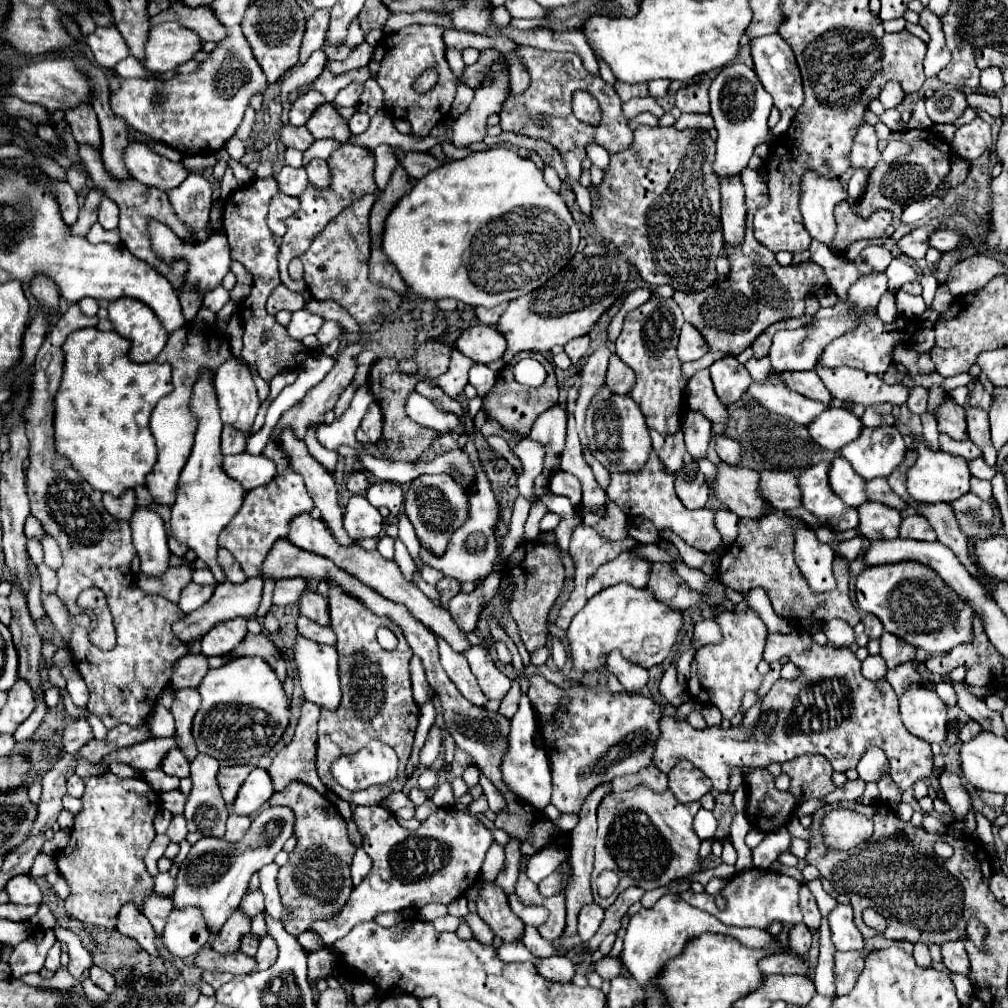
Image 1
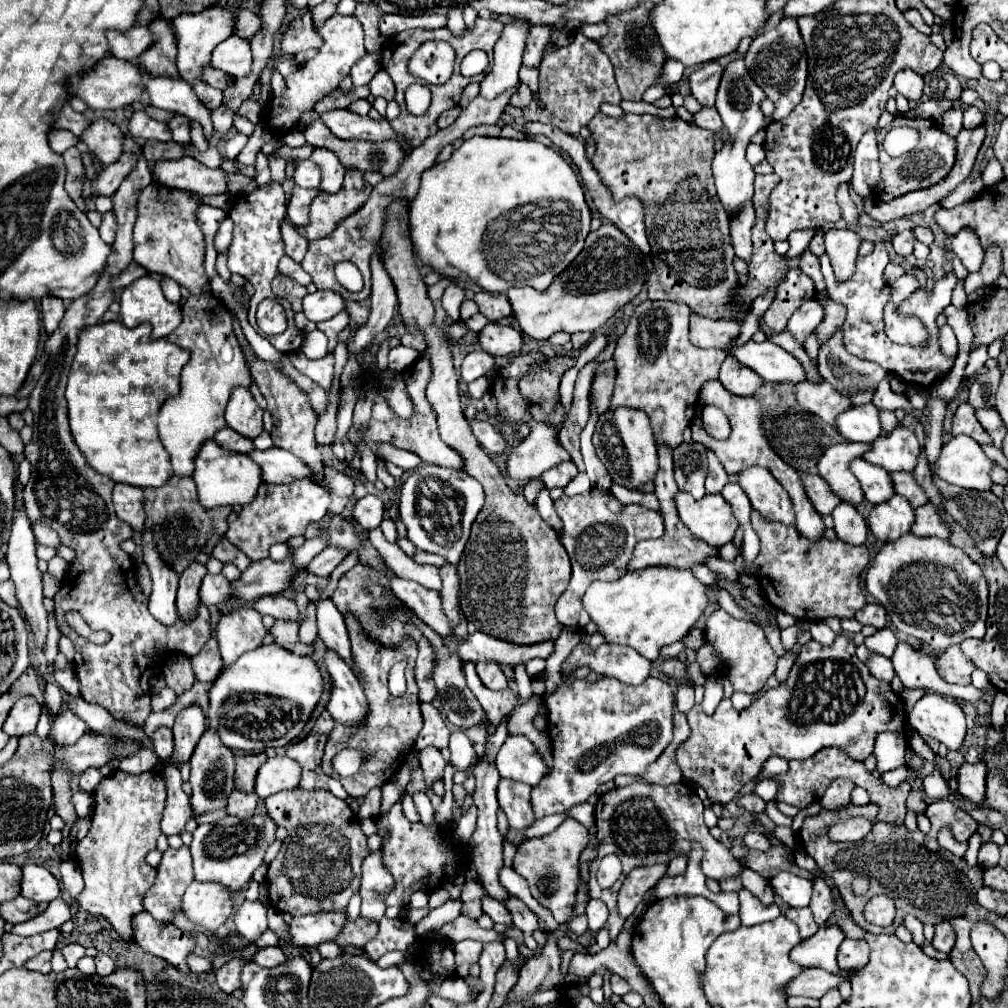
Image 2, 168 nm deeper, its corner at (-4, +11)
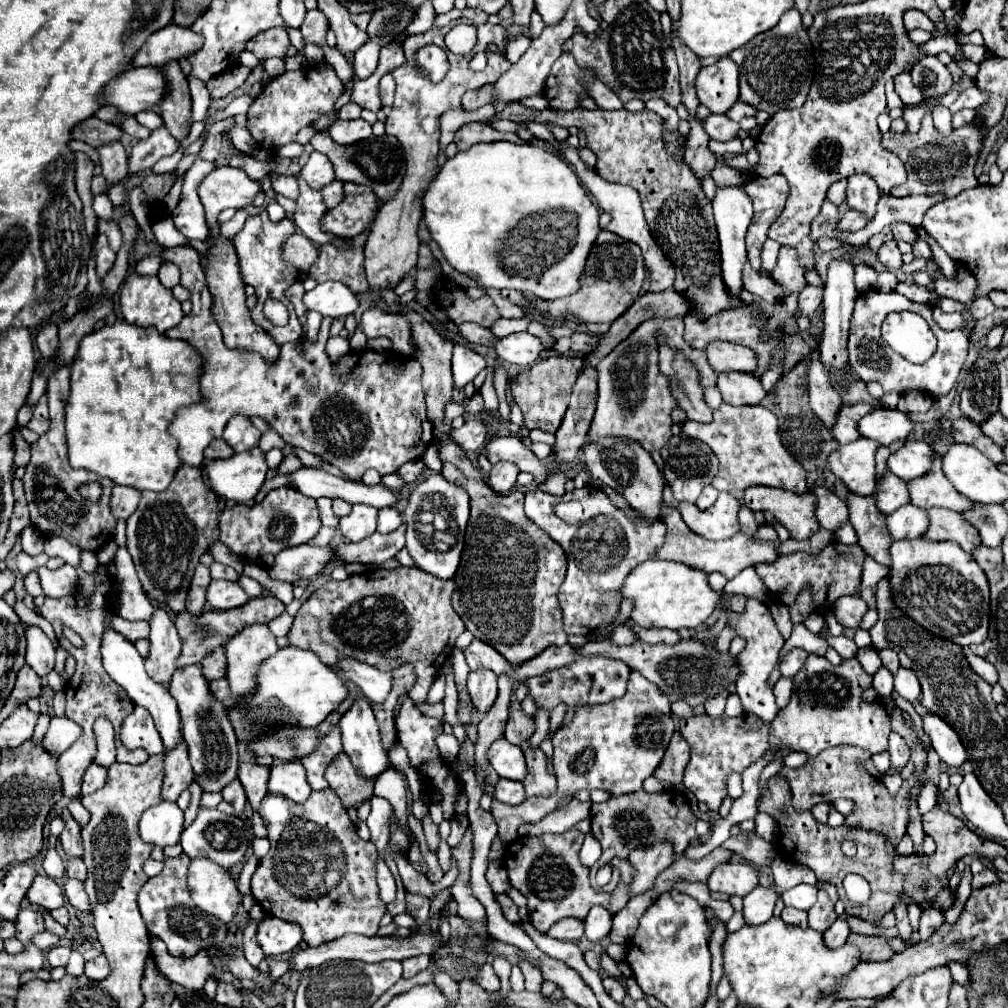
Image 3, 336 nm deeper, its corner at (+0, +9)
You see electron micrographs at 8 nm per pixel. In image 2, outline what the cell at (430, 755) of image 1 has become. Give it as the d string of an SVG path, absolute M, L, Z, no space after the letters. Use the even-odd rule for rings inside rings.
M428 748L428 750L420 752L420 768L422 768L422 772L424 772L426 788L432 788L432 784L444 776L446 760L442 758L440 750Z

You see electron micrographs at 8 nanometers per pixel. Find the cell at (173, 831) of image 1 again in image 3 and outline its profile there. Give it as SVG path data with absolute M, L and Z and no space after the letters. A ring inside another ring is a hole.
M160 802L148 808L140 818L140 836L156 846L178 844L184 830L184 812L176 802Z

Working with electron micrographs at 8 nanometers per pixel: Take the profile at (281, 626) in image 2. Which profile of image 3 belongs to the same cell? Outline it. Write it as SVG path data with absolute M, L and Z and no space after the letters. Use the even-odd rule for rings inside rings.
M404 566L374 570L366 576L354 574L342 582L328 580L302 602L288 632L288 642L290 646L312 650L328 666L336 666L342 656L384 672L400 662L412 662L416 682L410 698L414 704L422 704L442 664L450 658L456 638L466 630L460 616L452 610L452 592L452 580Z

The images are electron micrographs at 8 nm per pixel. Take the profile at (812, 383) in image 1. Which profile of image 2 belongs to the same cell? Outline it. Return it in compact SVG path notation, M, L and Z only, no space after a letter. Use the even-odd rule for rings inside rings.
M748 340L740 348L732 348L730 354L742 366L752 368L766 382L792 382L792 384L806 382L804 368L800 366L800 362L786 350L772 344L770 340L764 340L762 344Z

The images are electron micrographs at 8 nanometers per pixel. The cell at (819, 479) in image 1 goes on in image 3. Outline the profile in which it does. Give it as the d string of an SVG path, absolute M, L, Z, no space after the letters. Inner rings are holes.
M854 440L846 446L840 446L828 456L830 472L848 488L848 492L858 496L874 494L876 464L874 454L880 444L872 440Z

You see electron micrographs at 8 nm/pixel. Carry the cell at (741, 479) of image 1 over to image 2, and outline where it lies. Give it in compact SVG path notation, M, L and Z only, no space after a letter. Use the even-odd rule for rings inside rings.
M752 466L738 476L738 484L748 494L752 508L758 510L766 520L794 524L792 500L776 478L766 468Z

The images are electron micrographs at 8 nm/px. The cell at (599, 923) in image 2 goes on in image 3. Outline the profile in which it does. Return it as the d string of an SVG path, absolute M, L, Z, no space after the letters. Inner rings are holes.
M592 906L584 920L584 926L586 926L586 938L598 942L612 928L612 914L604 906Z

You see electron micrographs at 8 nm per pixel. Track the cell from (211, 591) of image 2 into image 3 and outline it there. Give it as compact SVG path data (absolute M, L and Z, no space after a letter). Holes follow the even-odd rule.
M212 580L206 590L206 602L214 610L228 610L234 606L242 606L248 600L250 600L248 594L236 582L228 580Z

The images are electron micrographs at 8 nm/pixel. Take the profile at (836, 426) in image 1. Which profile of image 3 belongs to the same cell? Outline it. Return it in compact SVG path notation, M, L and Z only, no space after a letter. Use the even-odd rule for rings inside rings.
M878 408L860 418L858 432L862 438L870 438L880 444L892 444L896 440L904 440L912 432L912 420L900 410Z

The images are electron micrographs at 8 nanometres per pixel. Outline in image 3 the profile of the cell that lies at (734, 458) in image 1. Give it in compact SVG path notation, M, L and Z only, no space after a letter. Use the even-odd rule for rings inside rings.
M660 338L660 372L670 376L678 406L686 410L690 420L702 424L712 422L712 408L702 398L704 390L698 382L696 368L684 358L682 352L666 348L664 338Z

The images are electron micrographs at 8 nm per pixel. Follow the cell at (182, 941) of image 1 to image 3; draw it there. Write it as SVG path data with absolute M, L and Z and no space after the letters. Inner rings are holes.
M206 858L190 862L188 890L196 908L216 916L224 924L234 918L242 900L242 894L238 892L230 872L218 870L218 866Z

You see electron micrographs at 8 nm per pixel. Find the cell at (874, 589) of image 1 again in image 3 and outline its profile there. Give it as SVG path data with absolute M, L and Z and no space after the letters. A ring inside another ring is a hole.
M898 540L890 546L892 602L918 626L960 646L980 644L988 634L990 590L986 574L956 542Z

